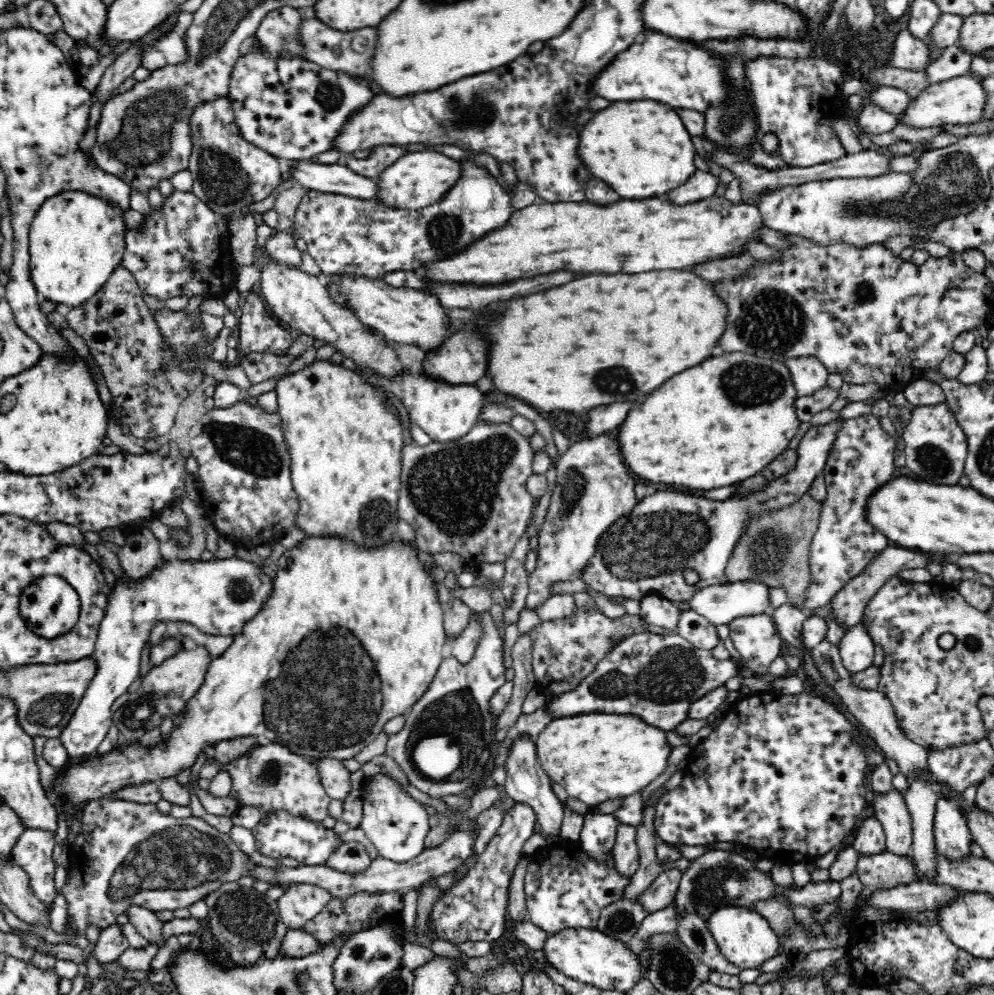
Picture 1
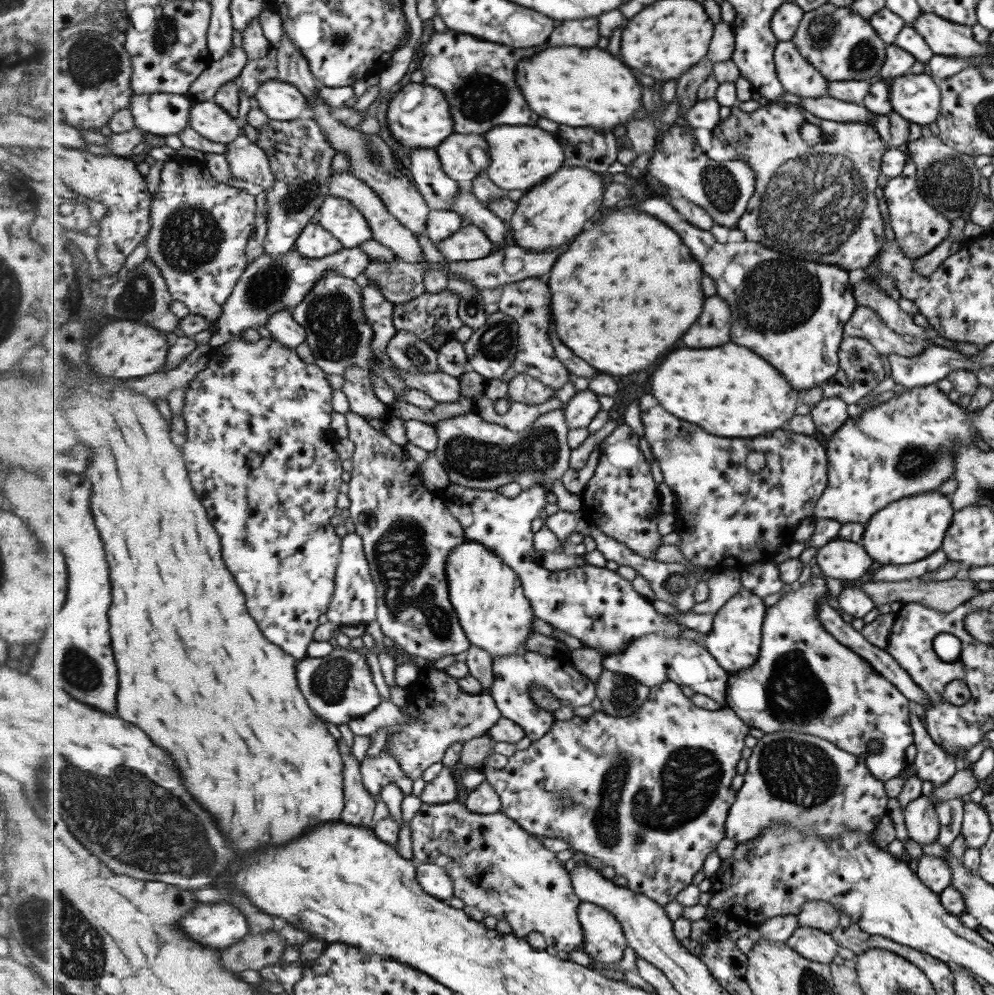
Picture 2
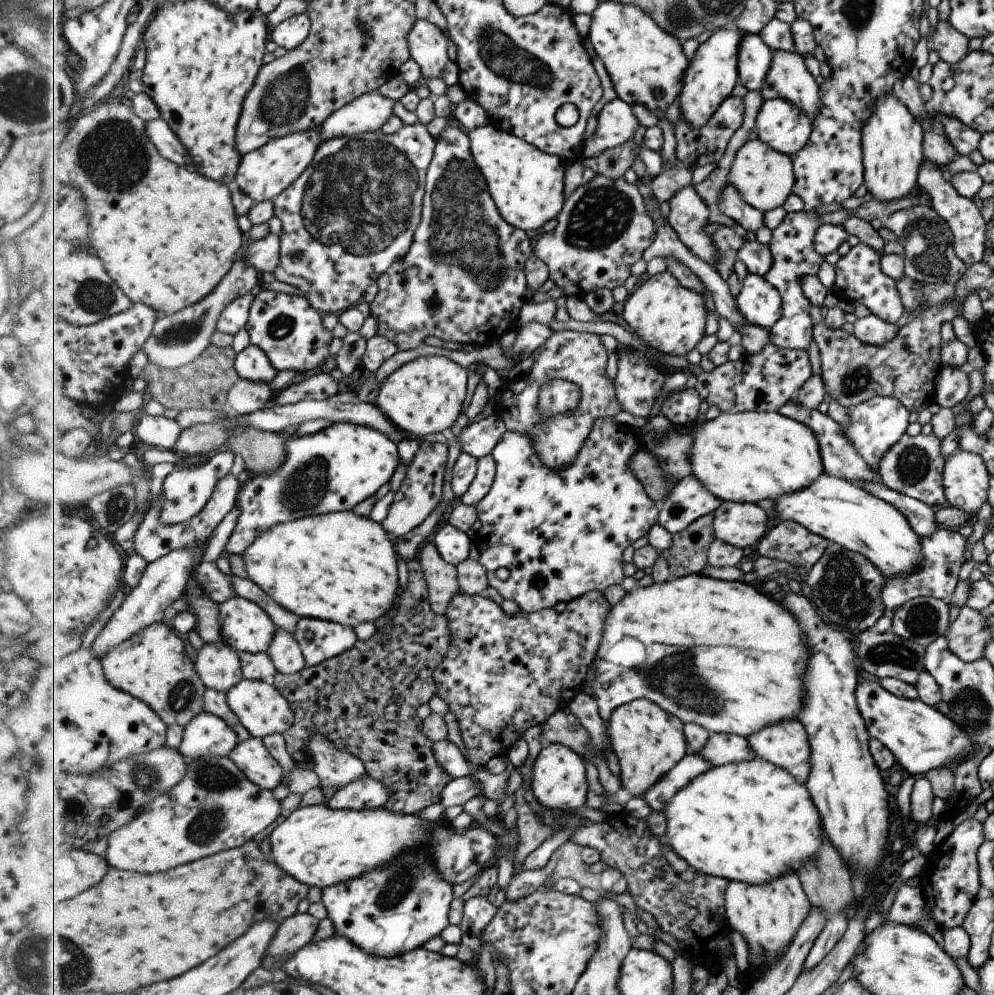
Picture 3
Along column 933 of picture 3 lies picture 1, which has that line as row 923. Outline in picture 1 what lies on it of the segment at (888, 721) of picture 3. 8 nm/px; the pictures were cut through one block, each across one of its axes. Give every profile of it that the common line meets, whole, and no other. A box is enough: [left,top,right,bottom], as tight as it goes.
[708,906,782,970]

